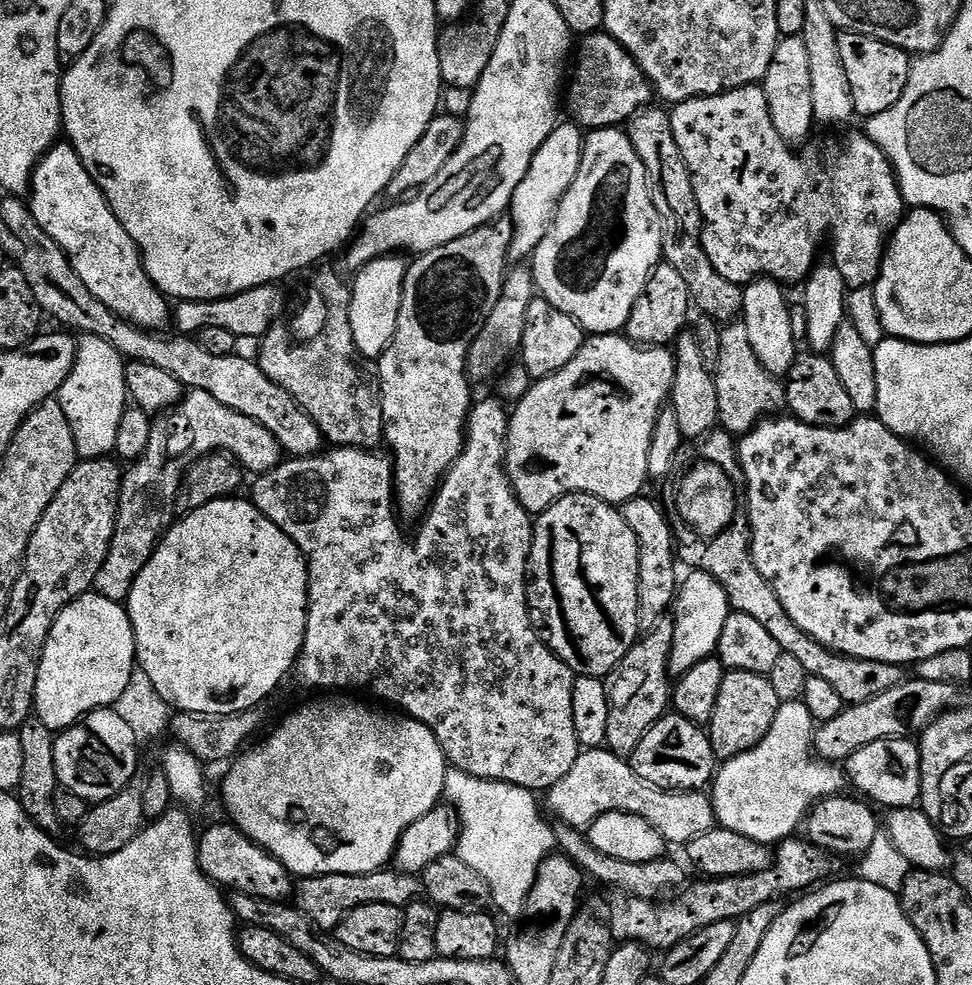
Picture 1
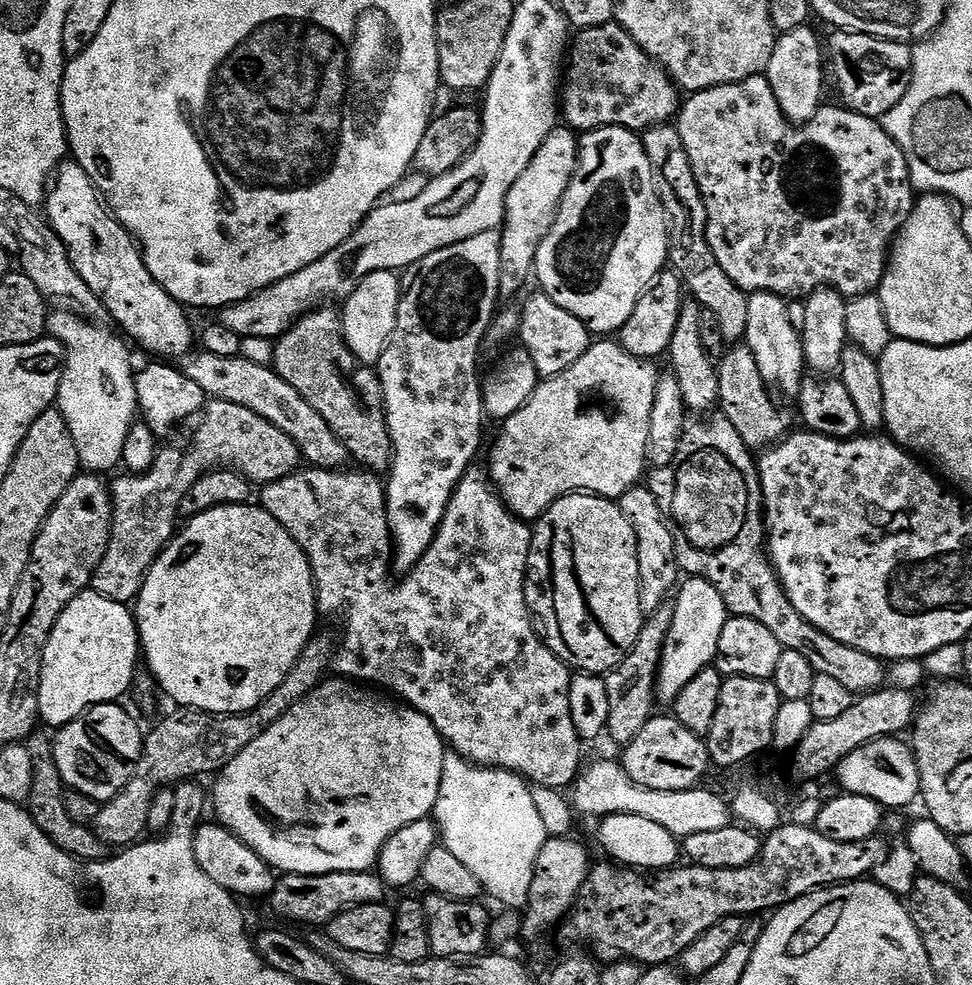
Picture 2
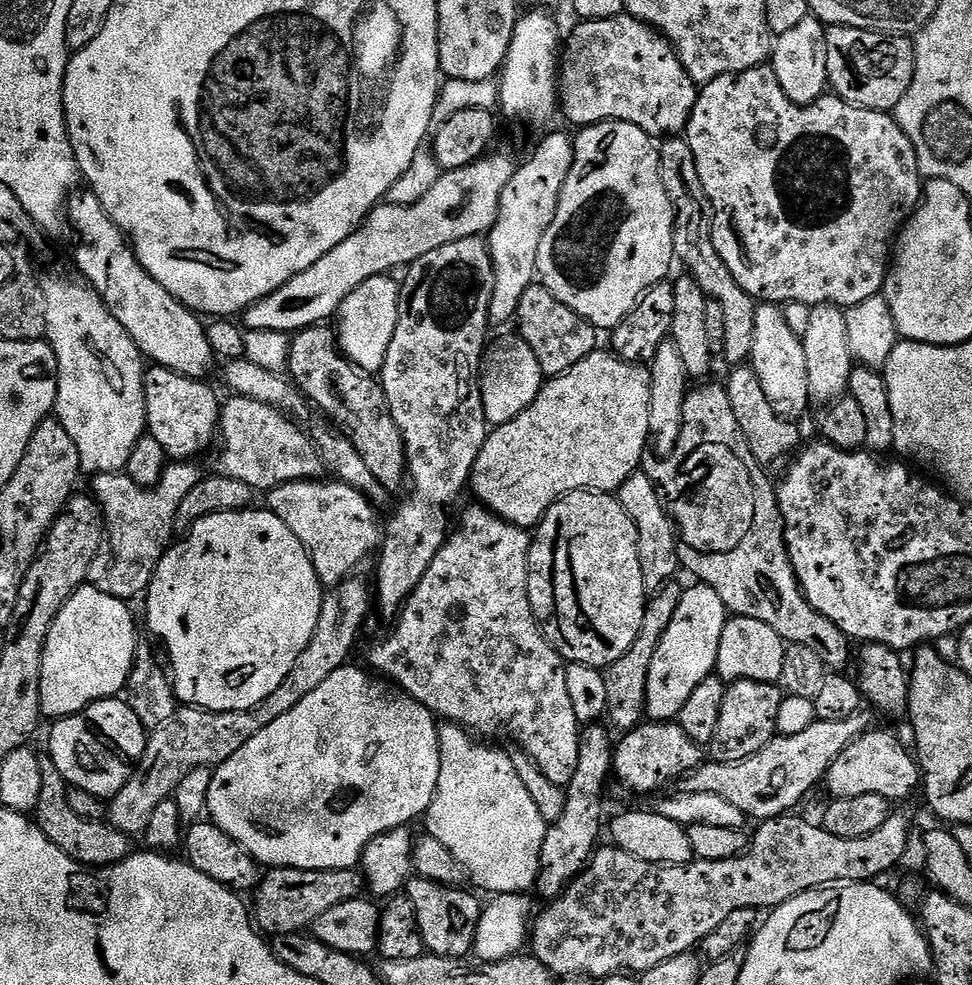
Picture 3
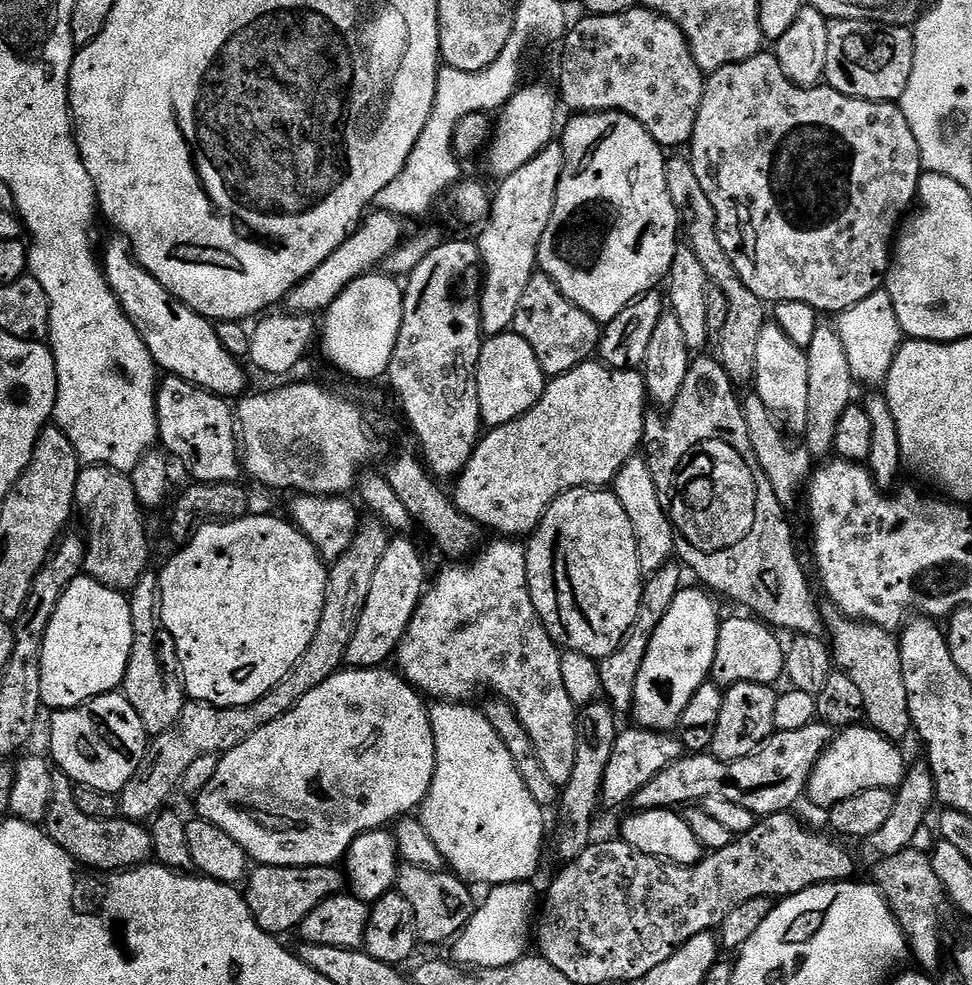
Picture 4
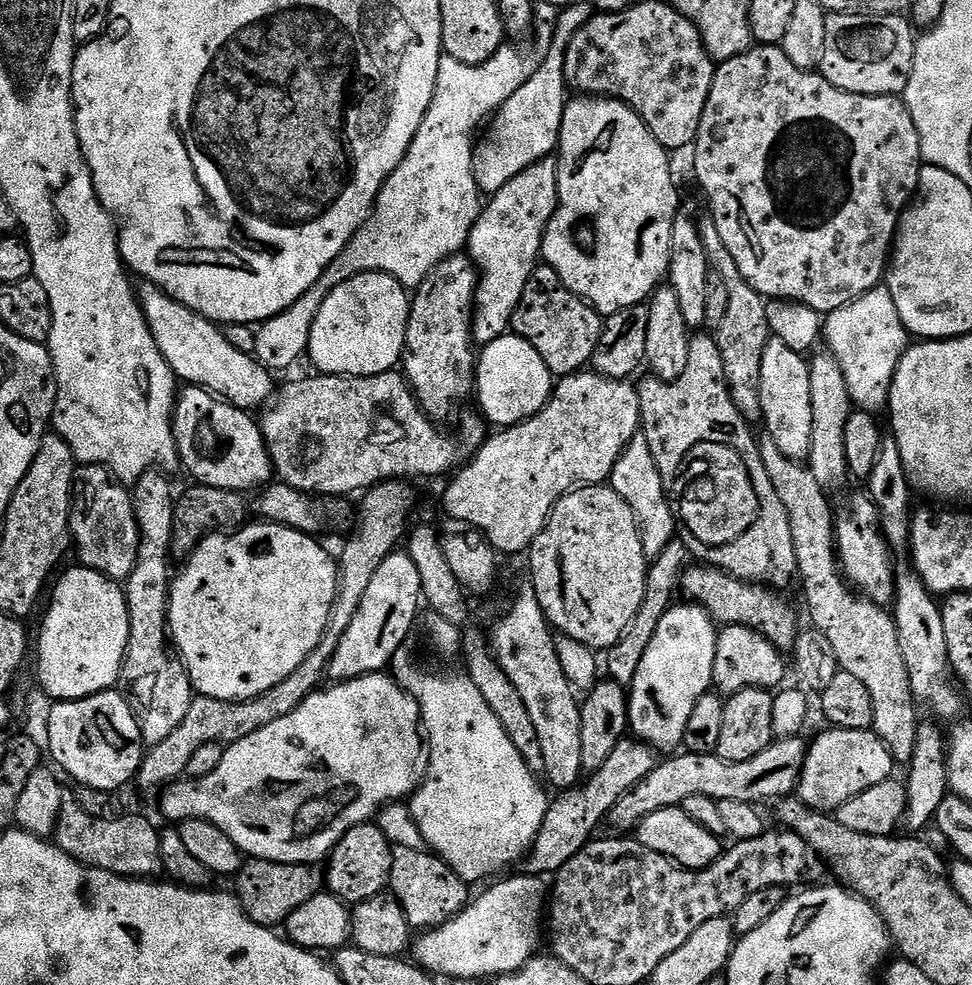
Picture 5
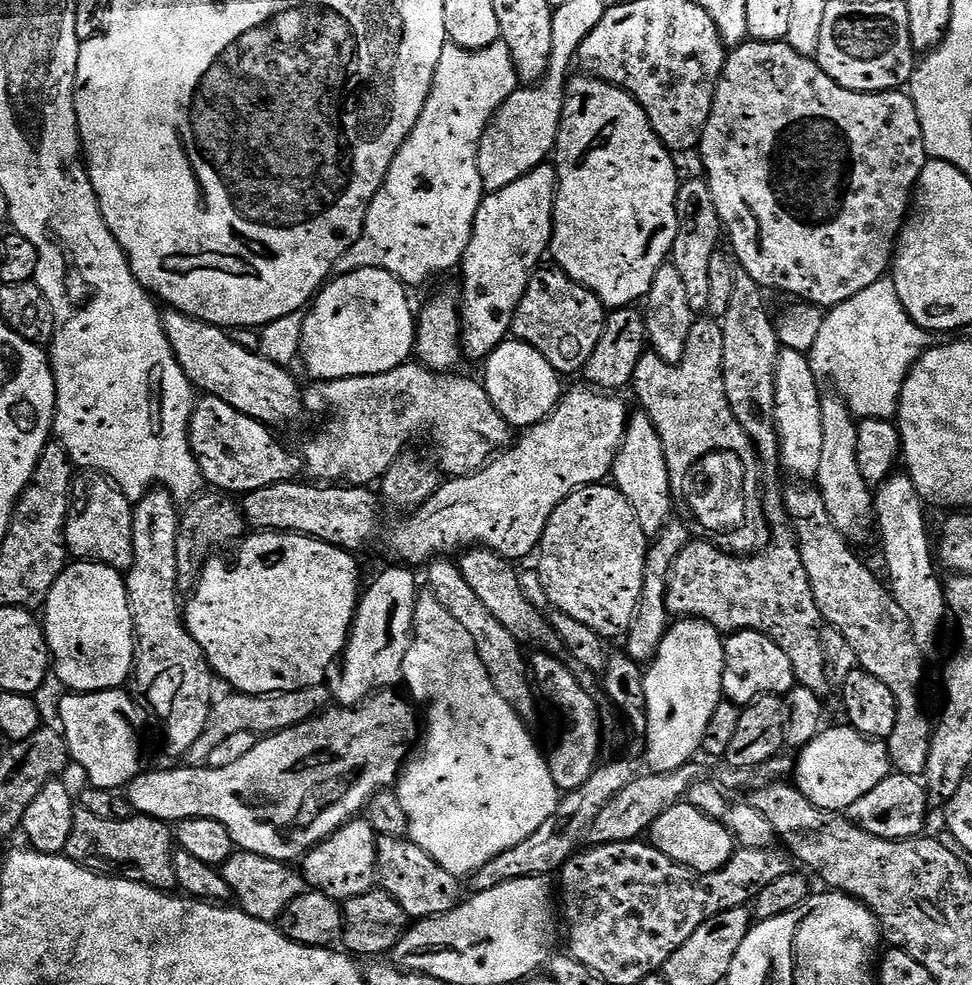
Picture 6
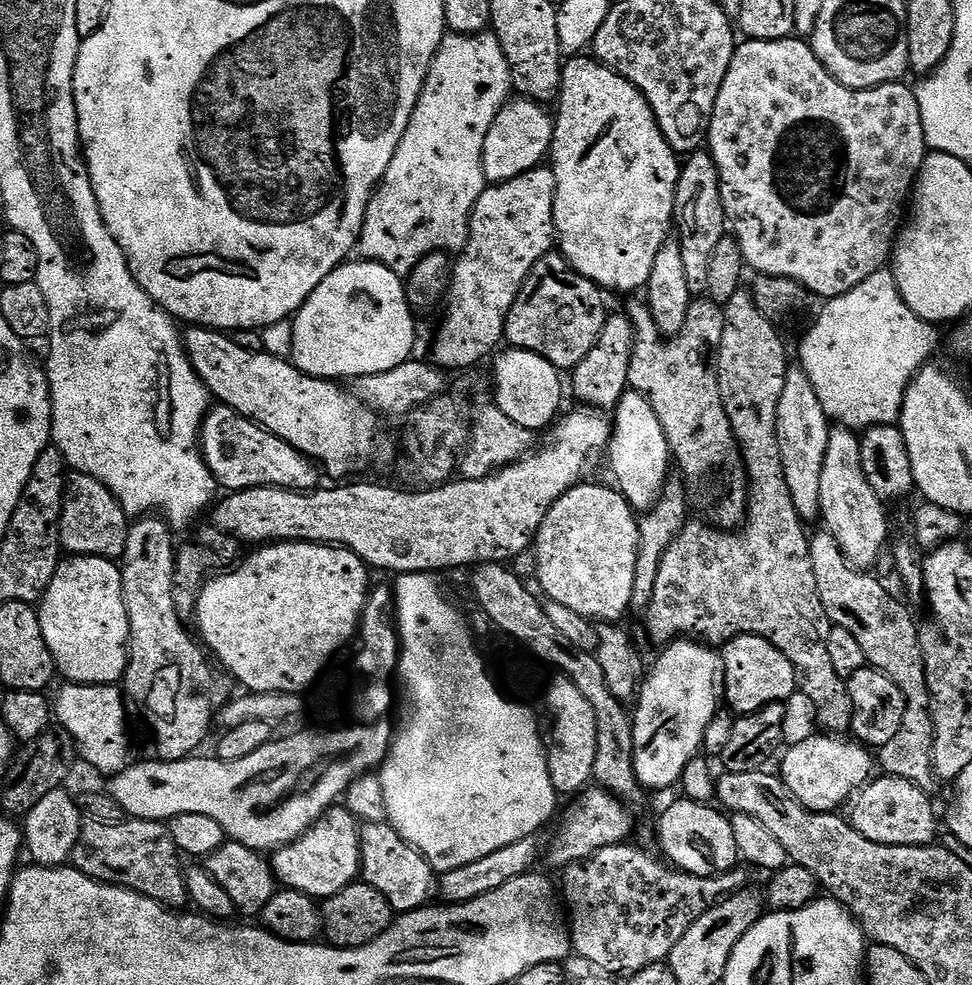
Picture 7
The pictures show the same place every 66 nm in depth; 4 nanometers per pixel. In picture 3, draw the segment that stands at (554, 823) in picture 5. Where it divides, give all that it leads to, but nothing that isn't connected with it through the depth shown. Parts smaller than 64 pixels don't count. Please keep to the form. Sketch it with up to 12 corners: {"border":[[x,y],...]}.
{"border":[[675,722],[619,737],[612,766],[636,792],[656,792],[702,762]]}

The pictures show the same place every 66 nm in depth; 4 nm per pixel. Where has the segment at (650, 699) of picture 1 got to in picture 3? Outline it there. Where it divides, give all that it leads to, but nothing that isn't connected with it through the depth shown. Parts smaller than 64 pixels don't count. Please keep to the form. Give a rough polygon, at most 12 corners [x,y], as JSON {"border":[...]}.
{"border":[[664,584],[644,606],[634,646],[603,669],[606,720],[621,733],[645,719],[654,650],[684,588]]}

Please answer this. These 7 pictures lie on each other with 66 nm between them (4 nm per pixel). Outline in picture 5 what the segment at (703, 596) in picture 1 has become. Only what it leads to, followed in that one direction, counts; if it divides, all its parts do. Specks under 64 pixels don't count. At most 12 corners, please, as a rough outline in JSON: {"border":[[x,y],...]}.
{"border":[[677,603],[658,622],[628,698],[631,731],[683,745],[713,687],[712,617]]}

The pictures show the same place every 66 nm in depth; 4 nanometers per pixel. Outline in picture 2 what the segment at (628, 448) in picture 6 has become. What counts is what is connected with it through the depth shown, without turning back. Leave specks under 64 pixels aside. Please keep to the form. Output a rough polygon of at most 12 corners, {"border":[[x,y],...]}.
{"border":[[650,489],[618,503],[638,542],[640,605],[669,603],[681,583],[678,536]]}

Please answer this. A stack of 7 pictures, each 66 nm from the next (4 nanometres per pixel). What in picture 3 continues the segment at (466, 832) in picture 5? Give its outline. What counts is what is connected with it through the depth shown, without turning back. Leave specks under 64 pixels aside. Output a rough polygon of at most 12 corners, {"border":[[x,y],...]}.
{"border":[[440,728],[427,835],[496,896],[548,832],[507,751]]}

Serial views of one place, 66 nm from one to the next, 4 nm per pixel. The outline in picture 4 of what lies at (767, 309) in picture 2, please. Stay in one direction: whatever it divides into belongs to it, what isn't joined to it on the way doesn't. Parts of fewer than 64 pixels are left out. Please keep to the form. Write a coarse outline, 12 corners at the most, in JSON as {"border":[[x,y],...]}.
{"border":[[784,328],[758,338],[754,394],[789,434],[806,429],[808,353]]}

